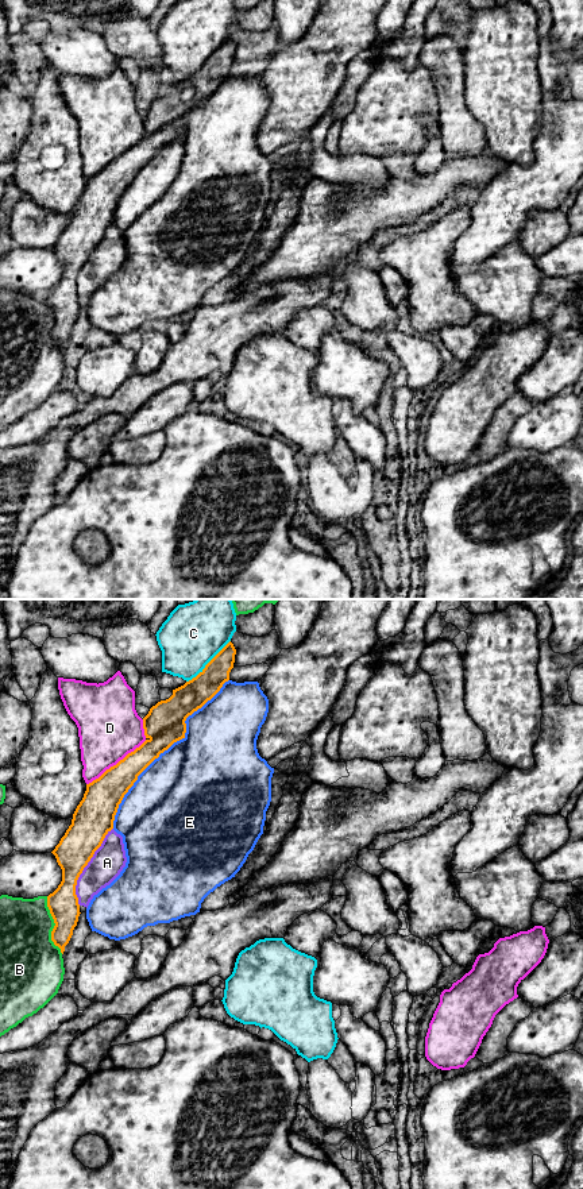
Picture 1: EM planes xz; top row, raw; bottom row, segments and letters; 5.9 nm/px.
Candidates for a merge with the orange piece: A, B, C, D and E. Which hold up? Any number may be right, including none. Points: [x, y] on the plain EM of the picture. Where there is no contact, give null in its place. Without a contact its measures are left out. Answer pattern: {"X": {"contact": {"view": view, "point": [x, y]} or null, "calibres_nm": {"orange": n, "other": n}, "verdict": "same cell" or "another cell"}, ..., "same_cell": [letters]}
{"A": {"contact": {"view": "xz", "point": [85, 261]}, "calibres_nm": {"orange": 220, "other": 190}, "verdict": "another cell"}, "B": {"contact": {"view": "xz", "point": [56, 320]}, "calibres_nm": {"orange": 180, "other": 340}, "verdict": "another cell"}, "C": {"contact": {"view": "xz", "point": [208, 58]}, "calibres_nm": {"orange": 170, "other": 360}, "verdict": "another cell"}, "D": {"contact": {"view": "xz", "point": [118, 158]}, "calibres_nm": {"orange": 220, "other": 380}, "verdict": "another cell"}, "E": {"contact": {"view": "xz", "point": [165, 145]}, "calibres_nm": {"orange": 240, "other": 480}, "verdict": "another cell"}, "same_cell": []}

